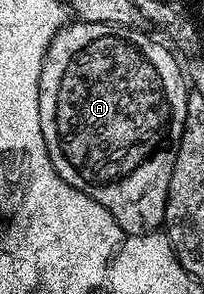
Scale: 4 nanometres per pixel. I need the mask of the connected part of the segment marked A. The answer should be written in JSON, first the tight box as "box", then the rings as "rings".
{"box":[40,21,188,234],"rings":[[[71,21],[58,31],[58,35],[50,42],[48,52],[42,61],[40,72],[40,132],[44,132],[44,144],[48,148],[48,156],[52,160],[52,168],[72,188],[84,192],[96,204],[108,208],[112,216],[120,224],[126,234],[149,234],[157,231],[166,221],[166,197],[168,184],[172,180],[172,168],[176,164],[176,152],[180,148],[180,136],[184,132],[184,112],[186,111],[186,96],[188,82],[184,70],[178,67],[175,55],[169,49],[165,50],[158,42],[153,42],[146,34],[137,34],[137,29],[124,26],[105,26],[99,22]]]}

